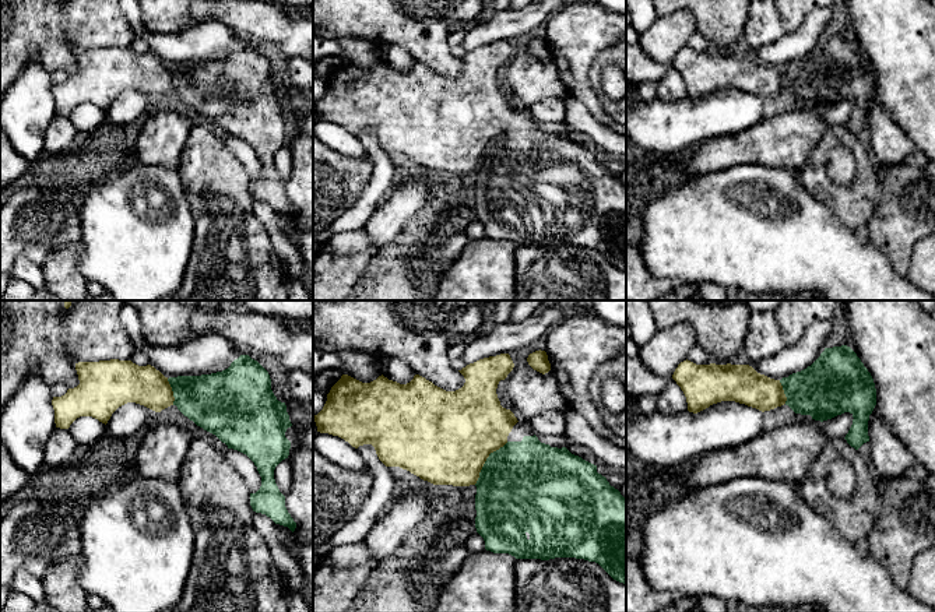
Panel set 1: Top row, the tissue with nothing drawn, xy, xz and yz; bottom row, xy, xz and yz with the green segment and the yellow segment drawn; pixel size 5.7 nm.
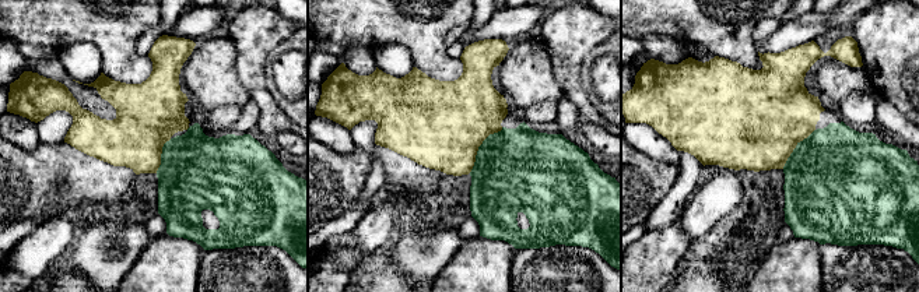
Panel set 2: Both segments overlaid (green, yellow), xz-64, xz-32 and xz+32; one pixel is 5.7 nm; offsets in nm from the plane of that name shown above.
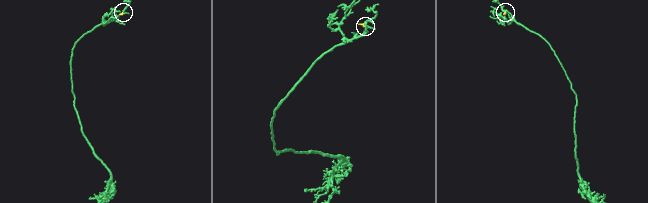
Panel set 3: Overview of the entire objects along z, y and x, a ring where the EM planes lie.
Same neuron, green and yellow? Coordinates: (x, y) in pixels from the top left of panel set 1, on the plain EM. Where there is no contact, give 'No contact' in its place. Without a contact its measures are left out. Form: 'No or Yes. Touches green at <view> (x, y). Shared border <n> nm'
Yes. Touches green at xz (487, 147). Shared border 320 nm

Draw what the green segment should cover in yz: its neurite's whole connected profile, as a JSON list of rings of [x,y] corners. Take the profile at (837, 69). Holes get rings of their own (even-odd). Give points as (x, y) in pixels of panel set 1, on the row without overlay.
[[[847,32],[825,35],[811,53],[781,67],[760,61],[749,52],[696,52],[688,46],[678,52],[672,66],[686,84],[688,98],[693,101],[721,88],[735,88],[762,99],[785,91],[795,101],[811,102],[820,109],[850,99],[854,106],[844,126],[855,137],[869,129],[868,108],[876,92],[876,75],[868,56]]]

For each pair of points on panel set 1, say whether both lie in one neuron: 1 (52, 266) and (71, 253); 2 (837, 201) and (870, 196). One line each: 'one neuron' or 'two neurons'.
1: one neuron
2: one neuron

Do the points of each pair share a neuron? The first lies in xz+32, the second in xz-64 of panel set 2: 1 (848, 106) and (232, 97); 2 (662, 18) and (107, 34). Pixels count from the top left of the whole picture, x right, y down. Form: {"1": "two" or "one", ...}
{"1": "two", "2": "one"}

